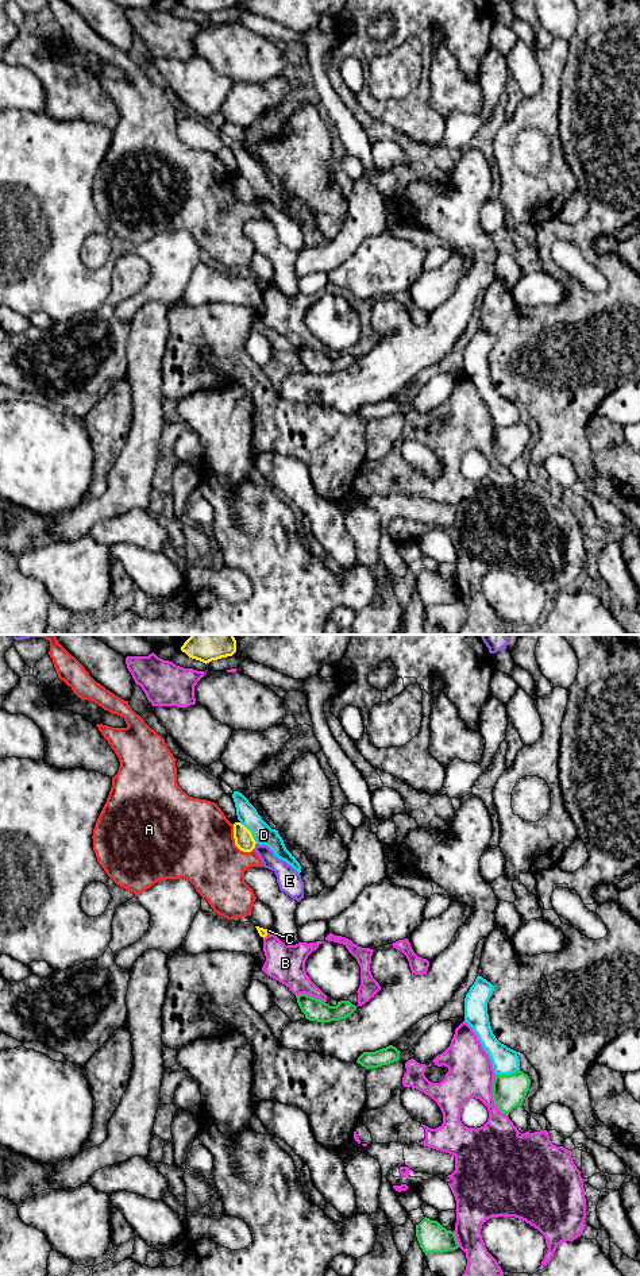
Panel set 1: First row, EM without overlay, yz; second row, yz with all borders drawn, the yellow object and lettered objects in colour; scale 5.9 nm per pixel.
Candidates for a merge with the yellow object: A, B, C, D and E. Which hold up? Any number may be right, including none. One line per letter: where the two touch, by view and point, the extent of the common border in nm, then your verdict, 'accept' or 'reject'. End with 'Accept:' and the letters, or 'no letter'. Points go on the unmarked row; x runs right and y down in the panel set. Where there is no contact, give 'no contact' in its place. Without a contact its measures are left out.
A: yz (235, 193) | 200 nm | reject
B: yz (265, 288) | 40 nm | reject
C: yz (266, 284) | 40 nm | reject
D: yz (250, 184) | 170 nm | reject
E: yz (254, 197) | 40 nm | reject
Accept: no letter

